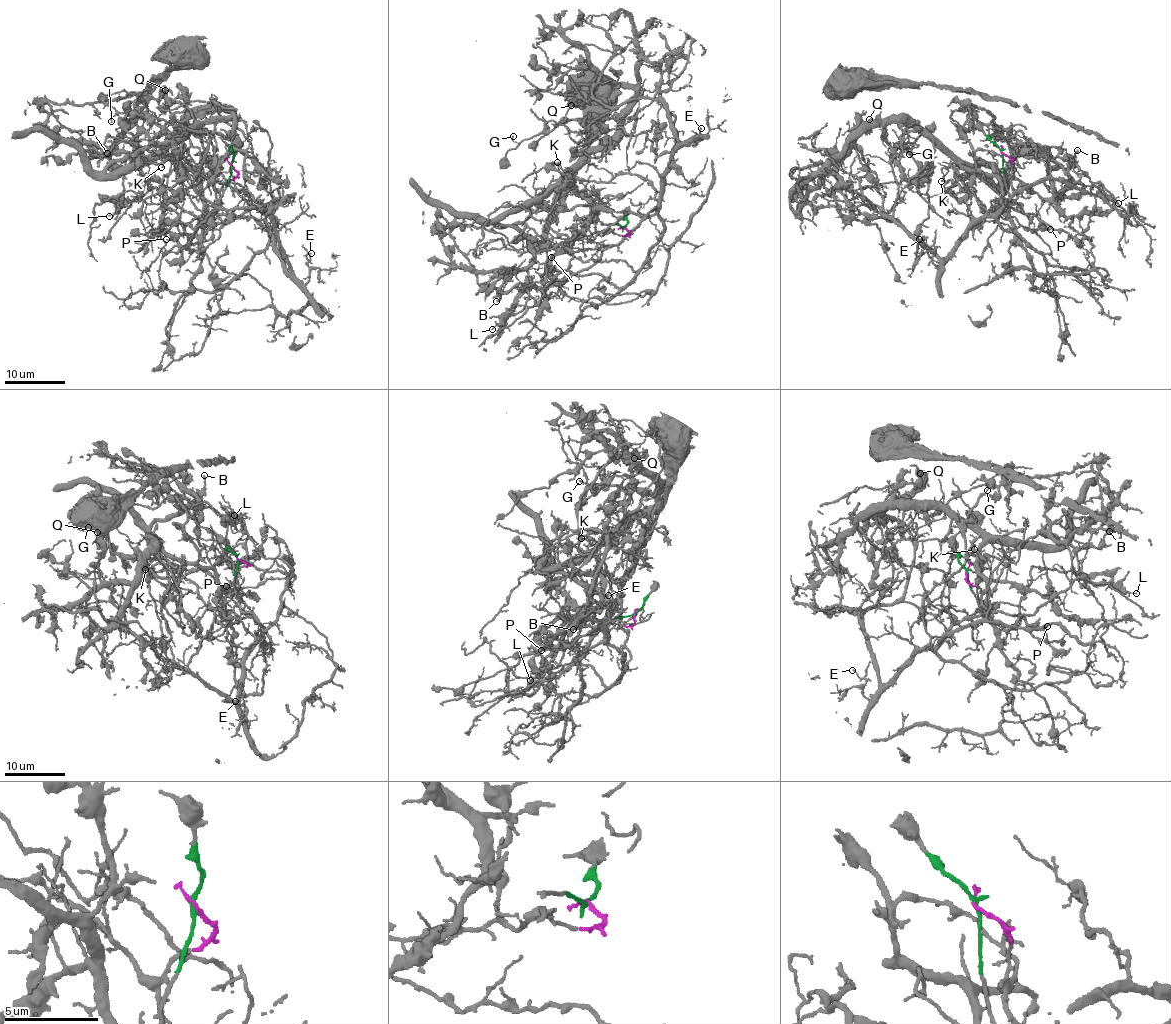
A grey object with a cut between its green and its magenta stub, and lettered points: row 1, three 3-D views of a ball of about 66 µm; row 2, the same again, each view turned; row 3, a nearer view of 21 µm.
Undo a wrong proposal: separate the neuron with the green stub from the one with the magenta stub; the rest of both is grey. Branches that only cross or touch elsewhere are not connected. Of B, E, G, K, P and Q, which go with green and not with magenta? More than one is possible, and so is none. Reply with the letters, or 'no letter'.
B, G, P, Q

